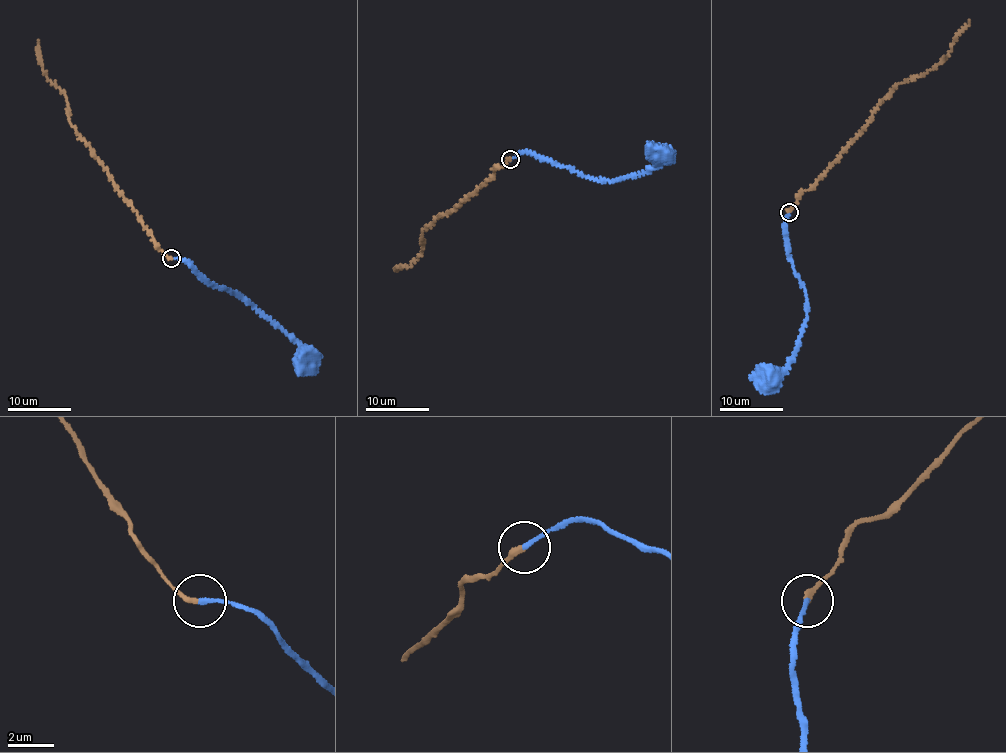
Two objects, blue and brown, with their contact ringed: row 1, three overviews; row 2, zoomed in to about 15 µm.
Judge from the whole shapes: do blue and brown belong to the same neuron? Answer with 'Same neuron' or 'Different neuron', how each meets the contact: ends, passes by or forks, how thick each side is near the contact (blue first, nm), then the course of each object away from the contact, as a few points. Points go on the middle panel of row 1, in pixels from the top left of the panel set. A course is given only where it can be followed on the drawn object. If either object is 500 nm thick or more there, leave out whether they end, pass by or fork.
Same neuron. At the ring blue ends. At the ring brown ends. Thickness 200 nm (blue) against 240 nm. Course of blue: (511, 159), (526, 152), (585, 176), (611, 182), (655, 165), (656, 157), (661, 155). Course of brown: (511, 159), (494, 169), (493, 178), (466, 200), (423, 230), (421, 256), (412, 265), (396, 267)

